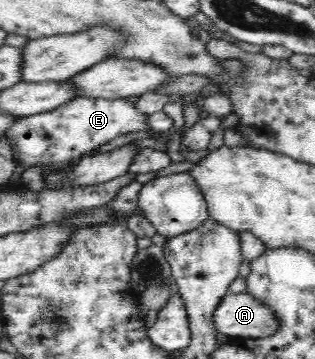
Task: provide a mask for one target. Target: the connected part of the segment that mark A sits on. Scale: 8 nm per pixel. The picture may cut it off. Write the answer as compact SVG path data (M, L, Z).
M251 292L228 293L215 313L217 330L234 340L271 337L283 325L277 312Z

